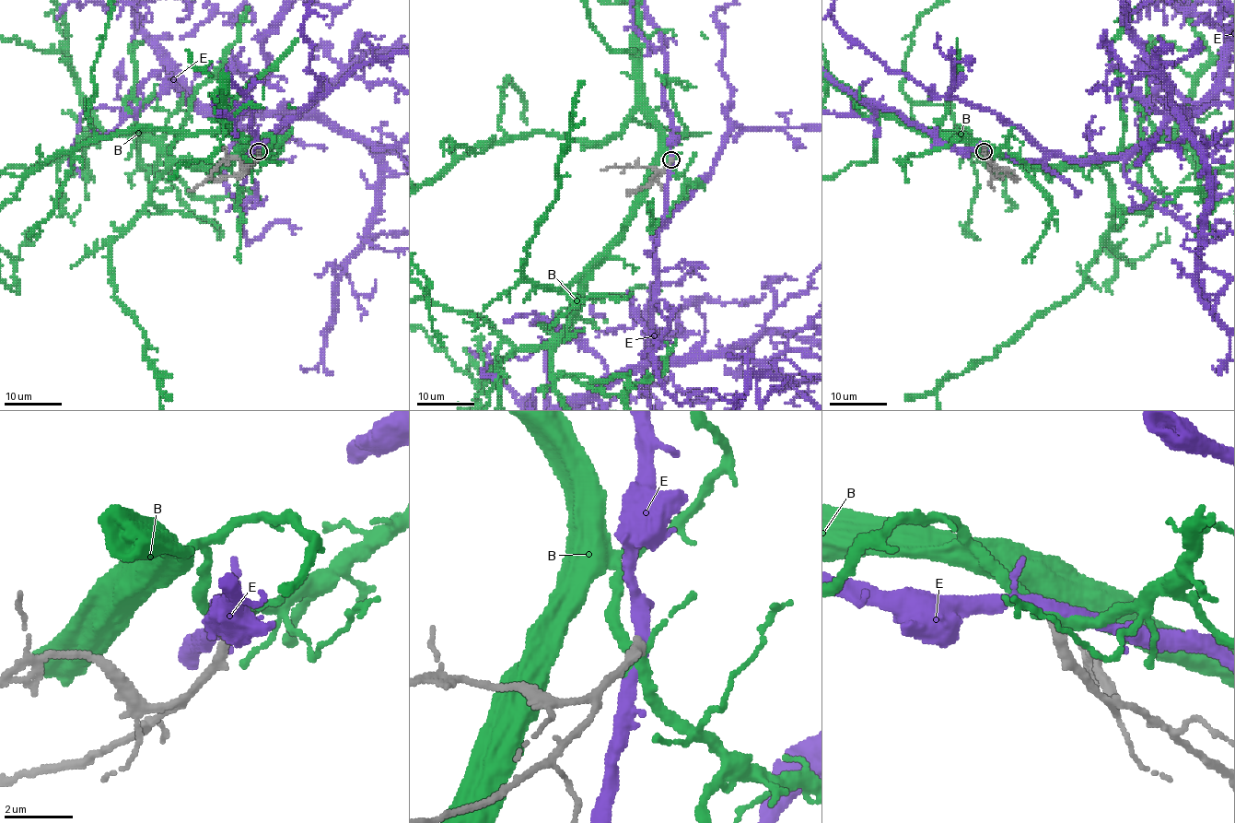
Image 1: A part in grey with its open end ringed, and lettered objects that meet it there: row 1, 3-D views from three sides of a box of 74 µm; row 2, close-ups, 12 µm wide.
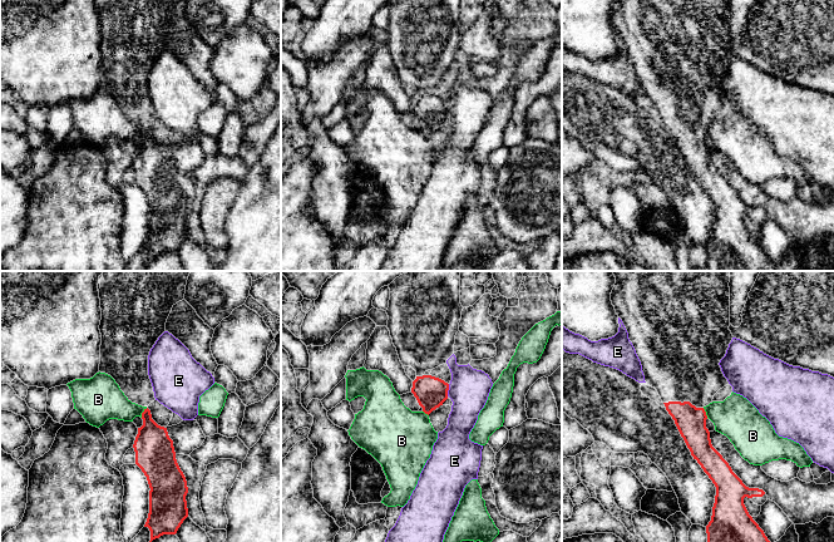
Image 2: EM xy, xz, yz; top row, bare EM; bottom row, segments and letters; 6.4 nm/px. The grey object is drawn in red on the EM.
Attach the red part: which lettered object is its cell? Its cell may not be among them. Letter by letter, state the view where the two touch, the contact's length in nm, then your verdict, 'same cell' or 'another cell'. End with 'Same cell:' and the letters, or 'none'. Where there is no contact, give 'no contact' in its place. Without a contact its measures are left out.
B: xy | 80 nm | another cell
E: xz | 80 nm | another cell
Same cell: none

